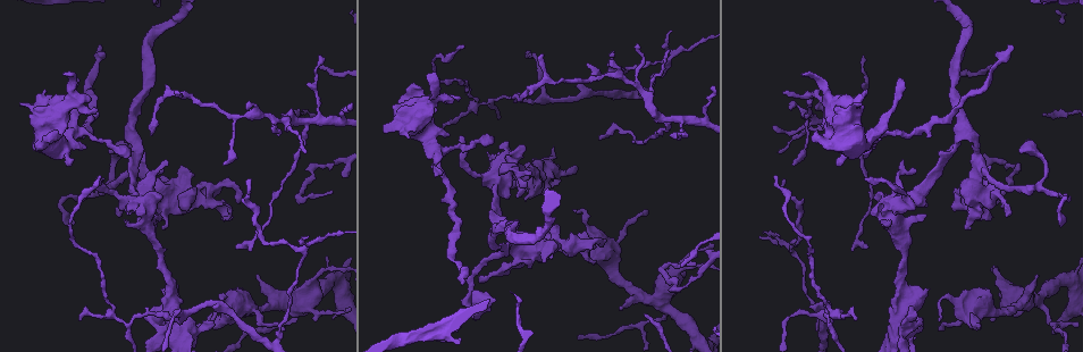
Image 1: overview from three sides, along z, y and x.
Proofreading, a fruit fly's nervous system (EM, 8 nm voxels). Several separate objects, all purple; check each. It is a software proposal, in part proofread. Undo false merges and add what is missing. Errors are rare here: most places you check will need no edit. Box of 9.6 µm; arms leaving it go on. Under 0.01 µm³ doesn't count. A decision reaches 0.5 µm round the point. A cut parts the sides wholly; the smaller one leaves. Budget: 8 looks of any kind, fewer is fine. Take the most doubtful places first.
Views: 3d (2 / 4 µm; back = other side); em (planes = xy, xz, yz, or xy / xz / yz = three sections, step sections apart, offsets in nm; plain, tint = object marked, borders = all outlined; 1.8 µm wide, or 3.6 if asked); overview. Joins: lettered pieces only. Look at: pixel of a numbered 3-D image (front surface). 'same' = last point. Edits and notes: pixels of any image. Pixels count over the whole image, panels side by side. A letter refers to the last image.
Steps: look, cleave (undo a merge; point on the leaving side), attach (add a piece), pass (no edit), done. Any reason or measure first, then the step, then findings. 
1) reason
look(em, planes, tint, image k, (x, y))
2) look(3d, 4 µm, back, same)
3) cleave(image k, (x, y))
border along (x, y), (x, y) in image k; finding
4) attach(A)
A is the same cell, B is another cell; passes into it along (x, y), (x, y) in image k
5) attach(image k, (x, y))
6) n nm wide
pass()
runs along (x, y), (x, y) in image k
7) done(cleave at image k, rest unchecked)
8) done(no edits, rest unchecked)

look(3d, 4 µm, back, image 1, (171, 313))

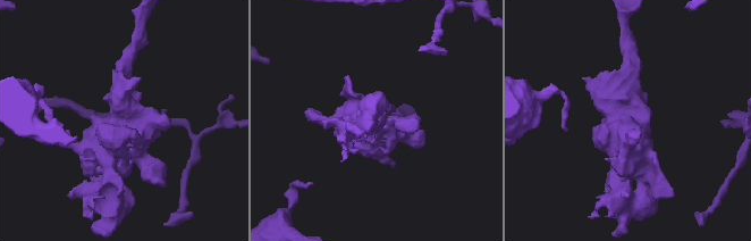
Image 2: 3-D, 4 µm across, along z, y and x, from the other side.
look(em, 3.6 µm, xy, step 16, borders, image 2, (122, 120))

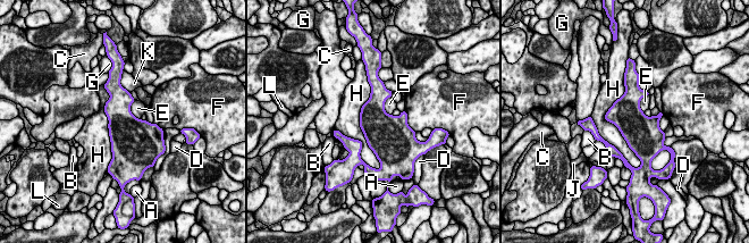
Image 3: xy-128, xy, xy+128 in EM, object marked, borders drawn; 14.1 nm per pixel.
look(em, 3.6 µm, planes, borders, same)

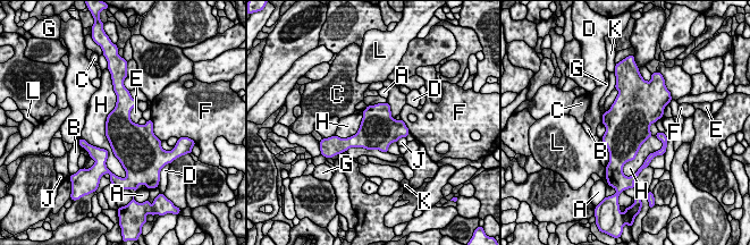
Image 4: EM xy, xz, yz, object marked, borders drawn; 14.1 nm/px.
pass()
A, B, C, D, E, F, G, H, J, K and L are other cells; border along (135, 106), (131, 119), (137, 124) in image 4; all the same neuron

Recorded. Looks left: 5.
sharp bend
look(em, xz, step 16, tint, image 1, (203, 198))

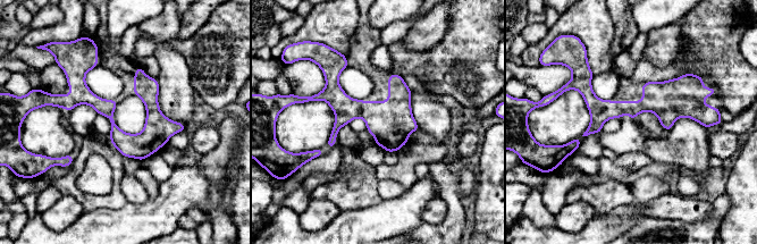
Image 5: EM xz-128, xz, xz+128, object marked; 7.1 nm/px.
look(em, xz, step 16, borders, same)

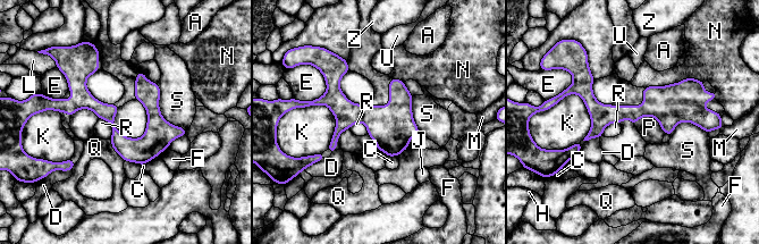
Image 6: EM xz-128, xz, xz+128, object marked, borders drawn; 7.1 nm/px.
pass()
A, C, D, E, F, H, J, K, L, M, N, P, Q, R, S, U and Z are other cells; continuous, no second neuron

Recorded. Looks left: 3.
tapers out
look(em, xz, step 4, tint, image 1, (611, 54))

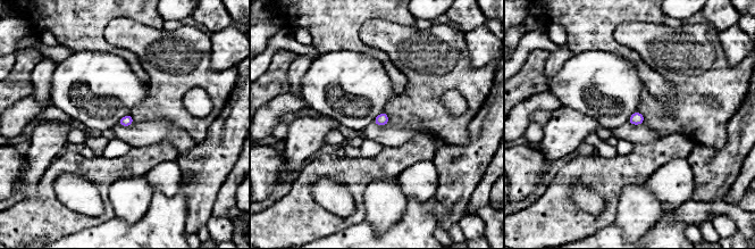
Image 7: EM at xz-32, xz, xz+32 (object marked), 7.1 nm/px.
look(em, planes, borders, same)

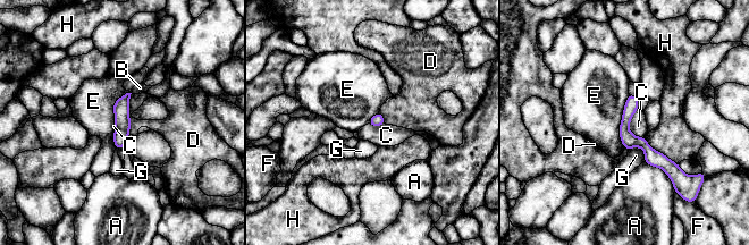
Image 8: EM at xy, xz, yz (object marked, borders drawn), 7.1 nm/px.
pass()
A, B, C, D, E, F, G and H are other cells; runs along (631, 98), (625, 132), (671, 174) in image 8; none of them fits

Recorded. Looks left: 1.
look(em, planes, borders, image 1, (671, 66))

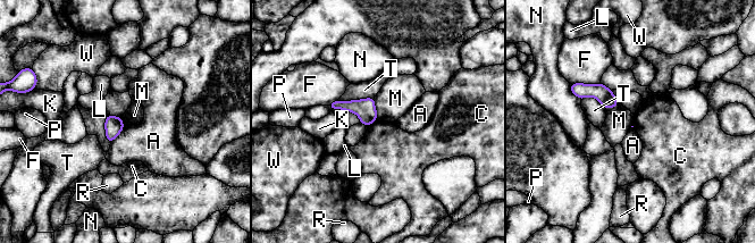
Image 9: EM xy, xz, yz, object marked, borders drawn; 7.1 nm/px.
pass()
A, C, F, K, L, M, N, P, R, T and W are other cells; border along (611, 90), (617, 106), (605, 109) in image 9; continuous, no second neuron

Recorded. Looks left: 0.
done(no edits, rest unchecked)

